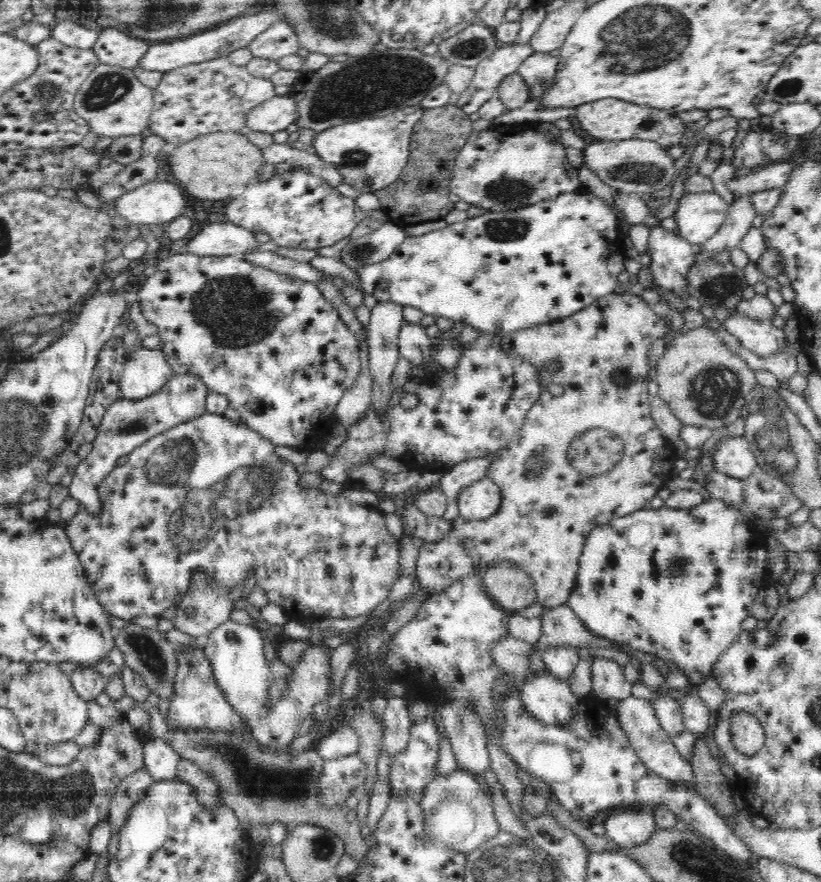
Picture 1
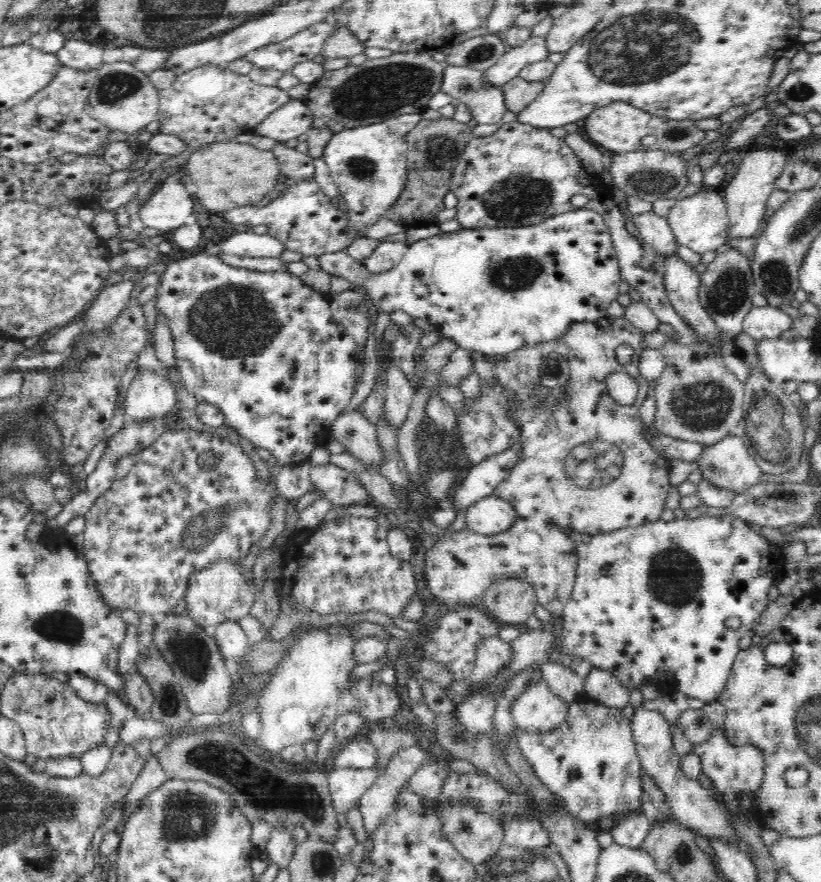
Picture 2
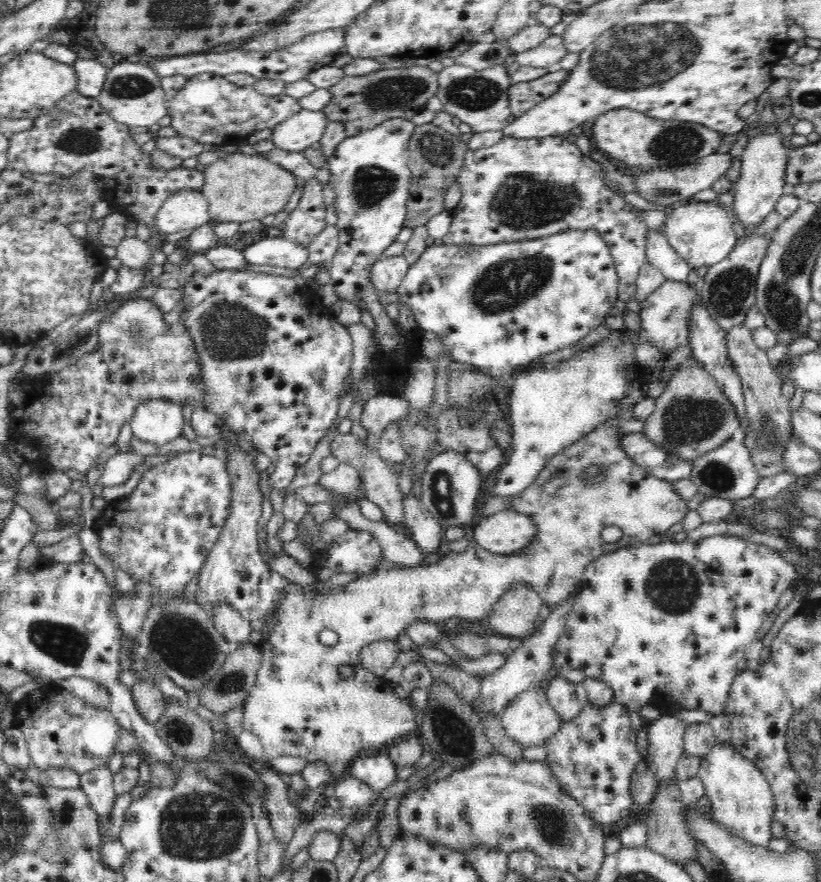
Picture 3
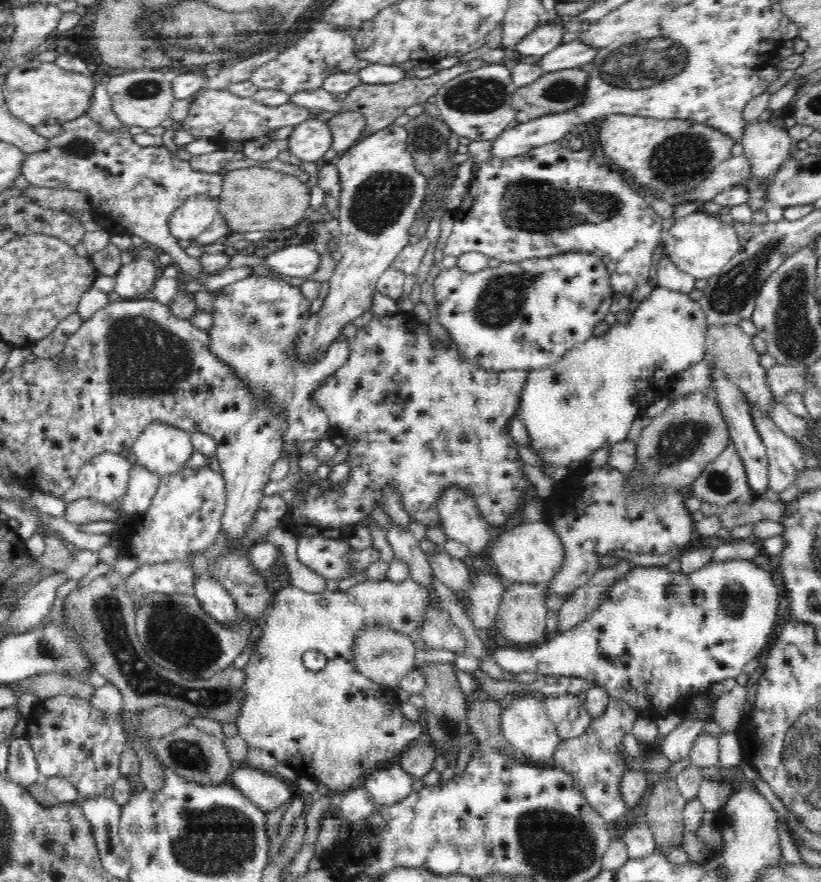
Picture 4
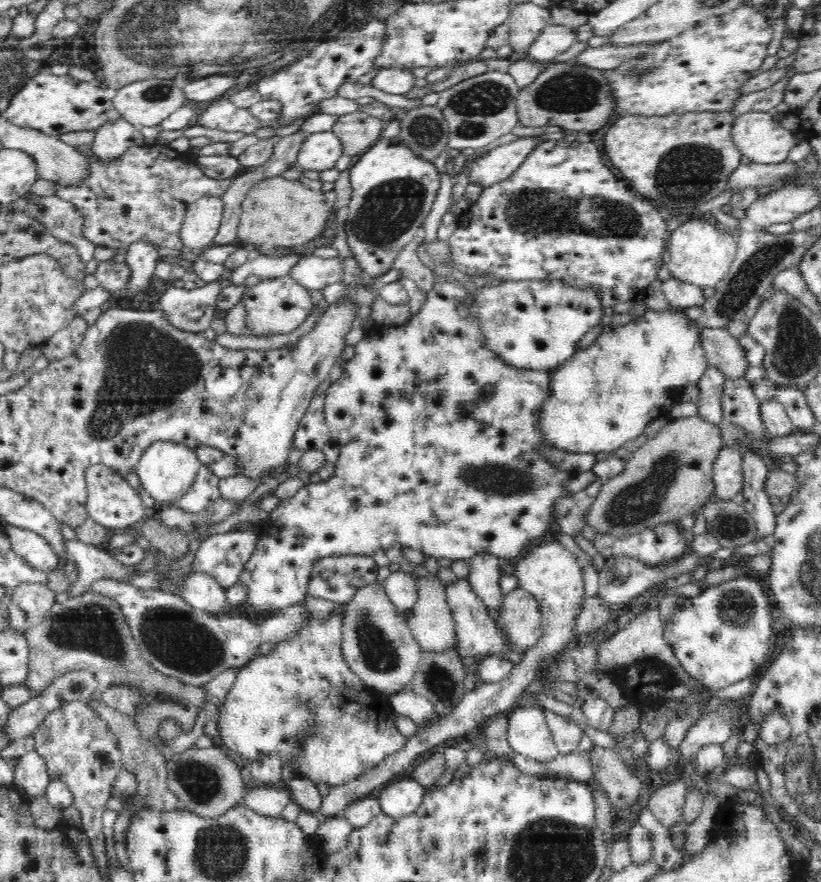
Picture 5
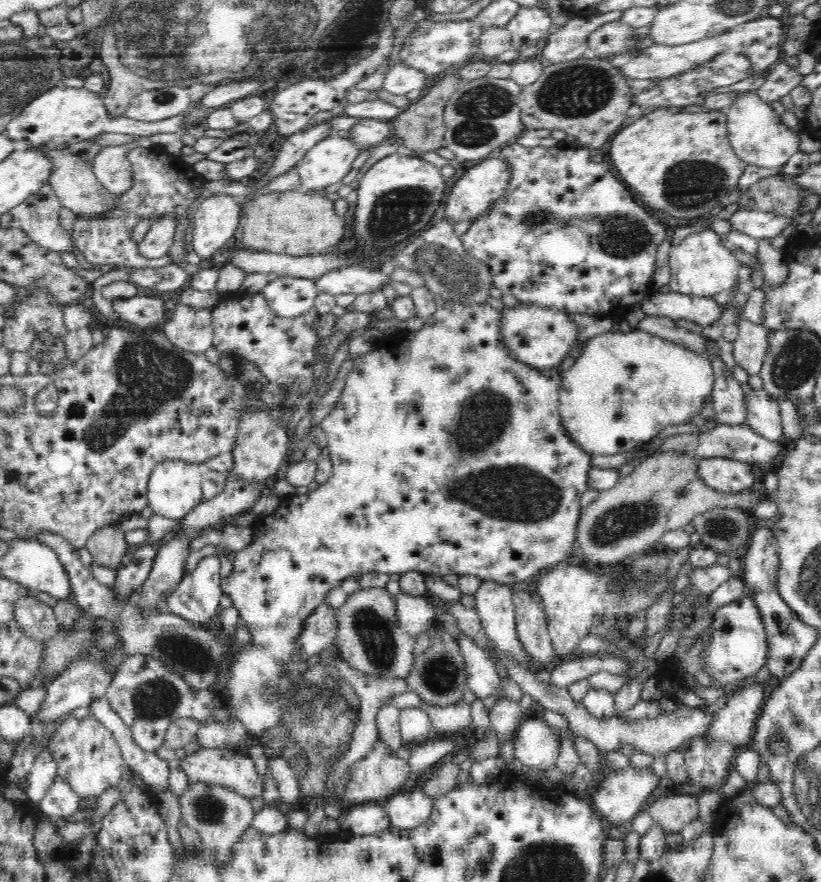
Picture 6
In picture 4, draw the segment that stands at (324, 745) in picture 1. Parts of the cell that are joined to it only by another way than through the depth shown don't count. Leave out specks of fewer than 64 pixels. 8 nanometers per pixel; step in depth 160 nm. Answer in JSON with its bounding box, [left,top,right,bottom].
[364,761,413,805]

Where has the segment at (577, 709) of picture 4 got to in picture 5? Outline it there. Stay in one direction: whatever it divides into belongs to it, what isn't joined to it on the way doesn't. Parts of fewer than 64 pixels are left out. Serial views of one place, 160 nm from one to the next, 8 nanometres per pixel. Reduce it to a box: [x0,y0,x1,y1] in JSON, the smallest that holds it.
[542,708,586,753]

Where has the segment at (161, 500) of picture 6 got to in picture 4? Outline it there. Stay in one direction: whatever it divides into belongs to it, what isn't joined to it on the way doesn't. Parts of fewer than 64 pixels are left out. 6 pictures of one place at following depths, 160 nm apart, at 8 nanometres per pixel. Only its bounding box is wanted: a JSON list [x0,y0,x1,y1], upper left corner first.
[131,421,195,475]

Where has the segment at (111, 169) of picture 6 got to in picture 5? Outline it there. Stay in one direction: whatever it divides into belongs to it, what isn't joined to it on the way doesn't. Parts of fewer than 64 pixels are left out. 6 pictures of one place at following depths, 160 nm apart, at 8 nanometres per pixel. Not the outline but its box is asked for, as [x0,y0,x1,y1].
[91,119,145,164]

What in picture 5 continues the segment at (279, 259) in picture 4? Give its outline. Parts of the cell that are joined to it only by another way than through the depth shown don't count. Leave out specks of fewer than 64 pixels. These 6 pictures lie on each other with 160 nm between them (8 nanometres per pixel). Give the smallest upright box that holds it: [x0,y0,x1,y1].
[289,255,342,290]

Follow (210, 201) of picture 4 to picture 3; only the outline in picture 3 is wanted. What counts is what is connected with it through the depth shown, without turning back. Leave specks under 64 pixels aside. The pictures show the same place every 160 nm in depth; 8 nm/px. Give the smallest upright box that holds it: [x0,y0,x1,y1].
[153,191,211,234]

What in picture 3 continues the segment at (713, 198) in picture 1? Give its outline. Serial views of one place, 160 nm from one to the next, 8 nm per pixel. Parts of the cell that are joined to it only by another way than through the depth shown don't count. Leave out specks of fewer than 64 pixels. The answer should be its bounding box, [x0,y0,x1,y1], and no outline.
[664,201,738,269]

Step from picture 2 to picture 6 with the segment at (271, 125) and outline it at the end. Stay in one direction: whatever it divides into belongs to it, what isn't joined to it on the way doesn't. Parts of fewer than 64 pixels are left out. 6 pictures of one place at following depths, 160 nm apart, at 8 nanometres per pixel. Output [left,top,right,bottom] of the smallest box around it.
[296,134,361,192]

